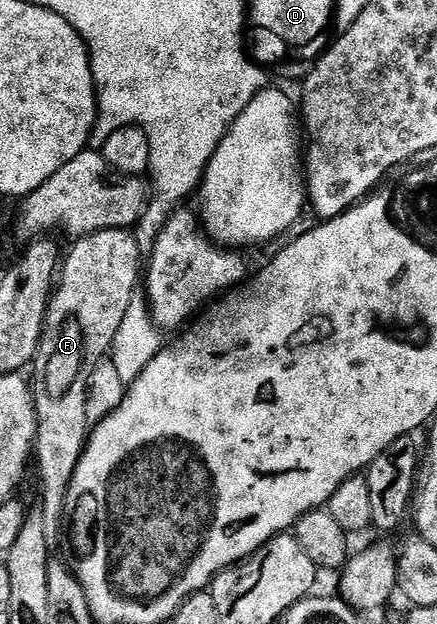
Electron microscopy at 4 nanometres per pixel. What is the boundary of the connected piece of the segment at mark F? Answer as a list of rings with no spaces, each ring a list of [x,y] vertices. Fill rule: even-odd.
[[[112,229],[83,235],[75,243],[78,244],[70,252],[65,252],[60,278],[46,311],[37,358],[32,363],[32,386],[38,409],[38,441],[34,446],[33,458],[36,467],[38,463],[38,479],[42,482],[40,514],[44,517],[44,534],[52,549],[58,549],[62,543],[62,530],[65,527],[67,530],[72,473],[76,473],[76,465],[80,465],[80,457],[92,430],[86,408],[90,374],[100,360],[107,358],[116,337],[116,329],[120,329],[120,321],[124,321],[124,313],[128,313],[128,305],[132,305],[132,297],[139,290],[140,276],[144,271],[144,253],[133,230]]]

